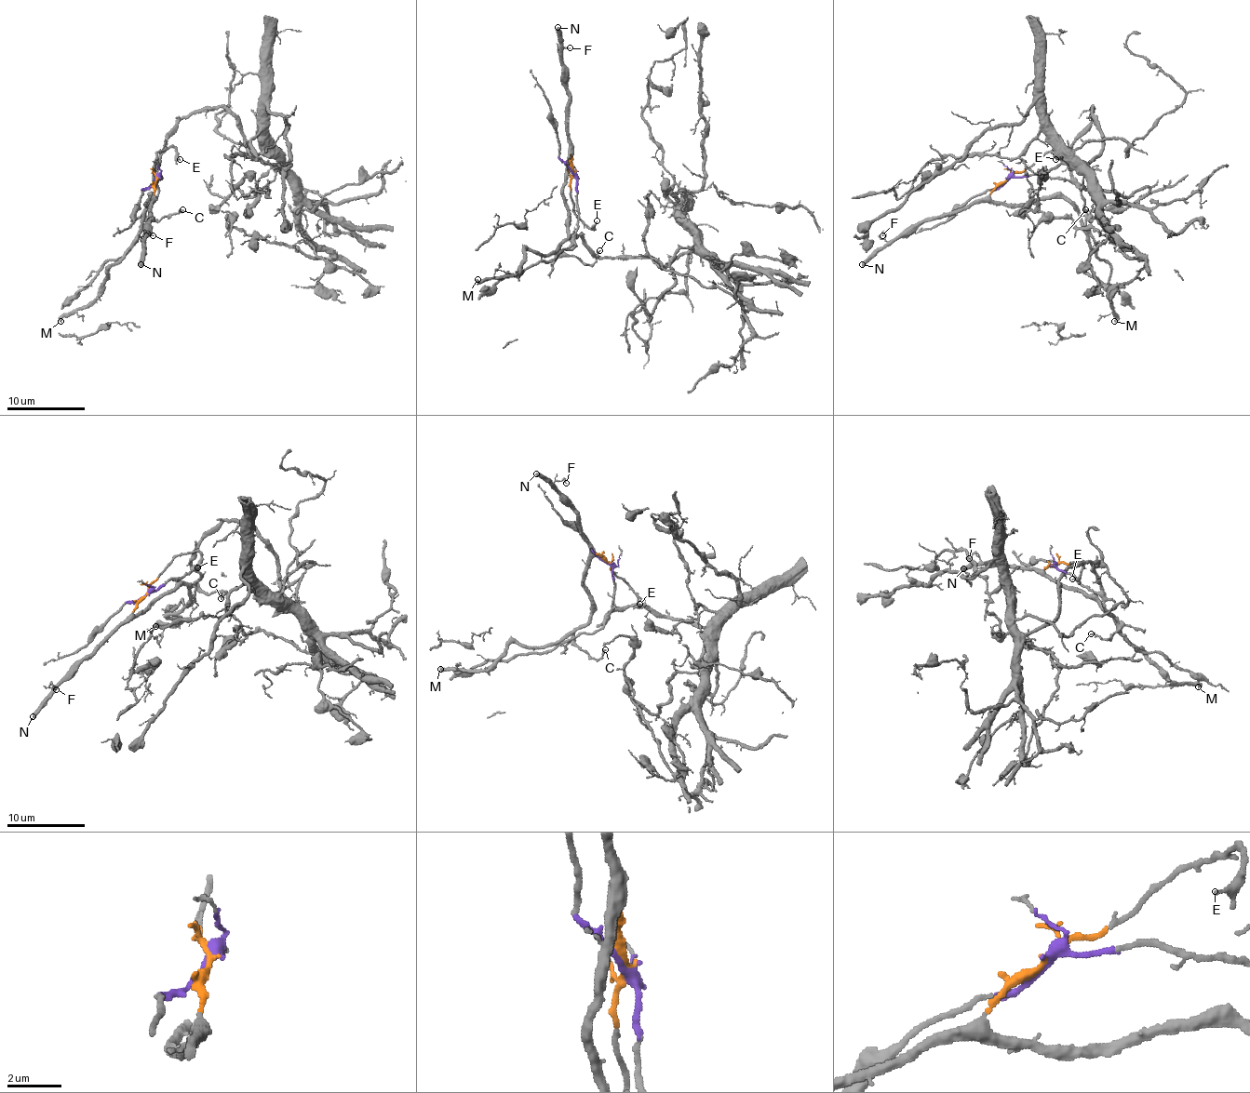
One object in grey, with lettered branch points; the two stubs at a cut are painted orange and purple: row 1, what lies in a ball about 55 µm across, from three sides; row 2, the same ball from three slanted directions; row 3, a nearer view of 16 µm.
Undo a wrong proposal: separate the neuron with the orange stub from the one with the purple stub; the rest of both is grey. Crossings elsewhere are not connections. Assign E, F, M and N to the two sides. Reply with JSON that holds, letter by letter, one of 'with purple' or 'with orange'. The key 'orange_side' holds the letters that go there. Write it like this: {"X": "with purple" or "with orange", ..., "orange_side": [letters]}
{"E": "with orange", "F": "with orange", "M": "with orange", "N": "with orange", "orange_side": ["E", "F", "M", "N"]}

